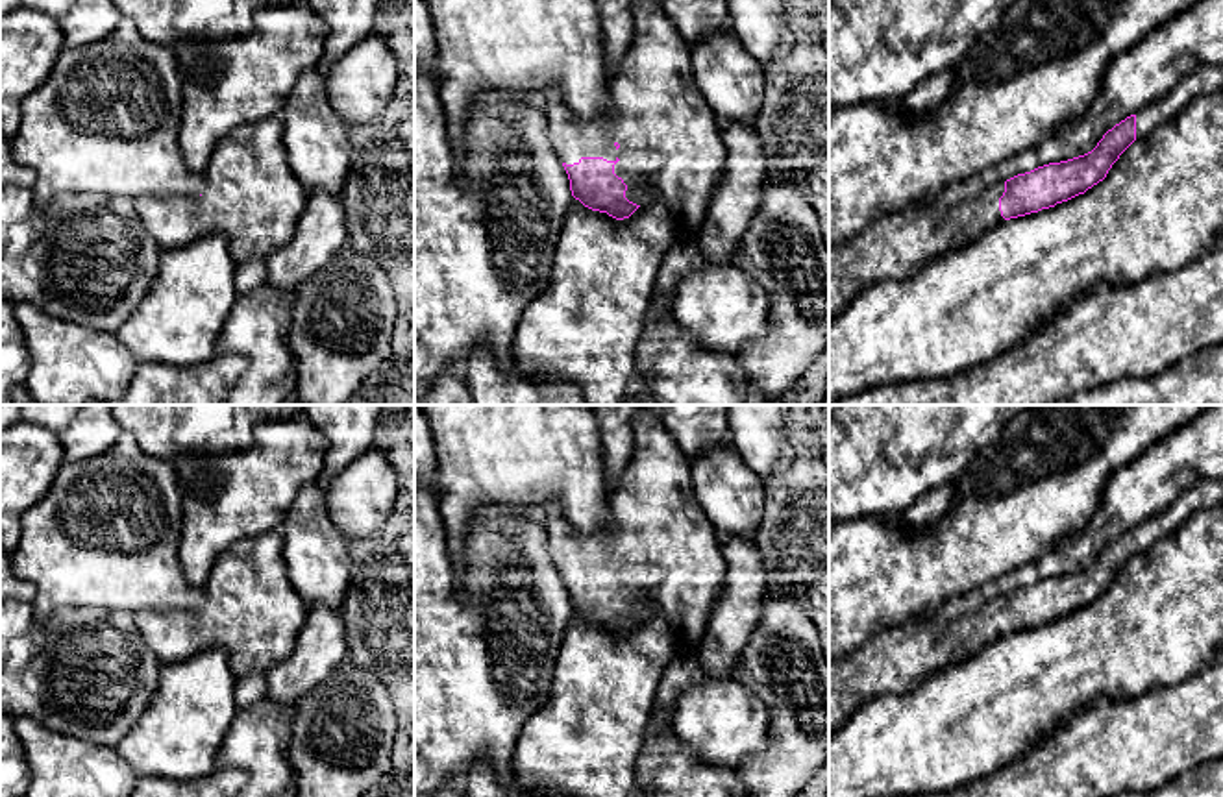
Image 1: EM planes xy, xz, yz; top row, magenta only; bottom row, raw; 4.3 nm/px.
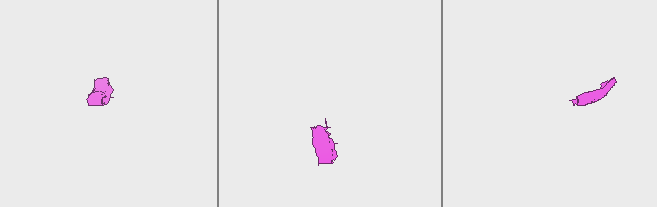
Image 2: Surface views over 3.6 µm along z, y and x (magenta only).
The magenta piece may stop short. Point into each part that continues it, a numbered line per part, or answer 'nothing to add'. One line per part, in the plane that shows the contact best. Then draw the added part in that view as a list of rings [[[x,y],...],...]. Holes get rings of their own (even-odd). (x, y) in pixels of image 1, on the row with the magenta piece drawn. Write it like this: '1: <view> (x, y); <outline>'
1: xz (670, 148); [[[635,0],[631,6],[635,33],[624,59],[609,72],[611,113],[581,122],[548,91],[546,116],[551,146],[561,163],[581,157],[614,161],[614,174],[627,185],[625,198],[636,205],[661,200],[677,235],[699,235],[709,203],[725,163],[720,122],[696,85],[692,46],[668,20],[661,0]]]

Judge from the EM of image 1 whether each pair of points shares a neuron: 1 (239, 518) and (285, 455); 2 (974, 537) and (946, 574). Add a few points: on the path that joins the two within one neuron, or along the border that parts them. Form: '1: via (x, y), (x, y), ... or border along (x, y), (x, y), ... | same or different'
1: via (239, 503), (272, 470) | same
2: via (966, 546), (948, 564) | same

